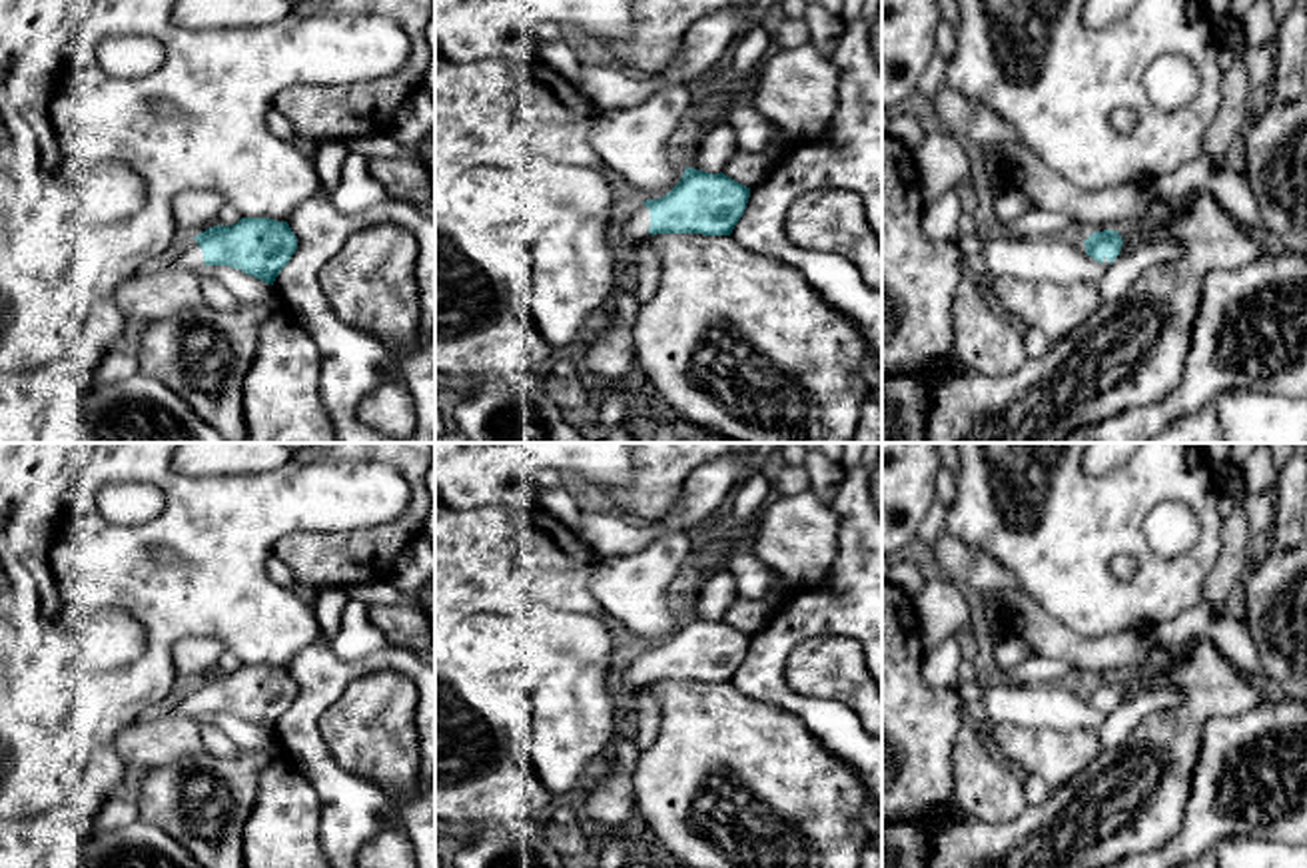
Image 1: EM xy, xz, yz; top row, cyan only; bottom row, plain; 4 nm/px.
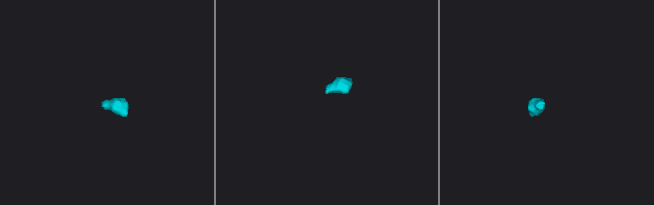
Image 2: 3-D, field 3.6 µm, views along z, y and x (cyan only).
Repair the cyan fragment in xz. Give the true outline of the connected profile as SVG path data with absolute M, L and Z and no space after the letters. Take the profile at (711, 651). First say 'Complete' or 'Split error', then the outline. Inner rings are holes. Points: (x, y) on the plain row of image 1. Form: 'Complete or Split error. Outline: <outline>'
Split error. Outline: M684 615L680 629L662 645L627 654L611 676L617 718L639 720L629 692L647 680L730 682L742 664L750 635L720 621Z

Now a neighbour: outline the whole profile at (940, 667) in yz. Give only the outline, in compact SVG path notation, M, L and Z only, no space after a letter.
M954 637L922 652L922 680L930 688L954 688L960 682L962 651Z

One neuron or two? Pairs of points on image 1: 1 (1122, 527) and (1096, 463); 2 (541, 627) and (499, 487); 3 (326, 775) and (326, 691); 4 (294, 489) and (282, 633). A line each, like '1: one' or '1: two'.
1: two
2: two
3: one
4: one

